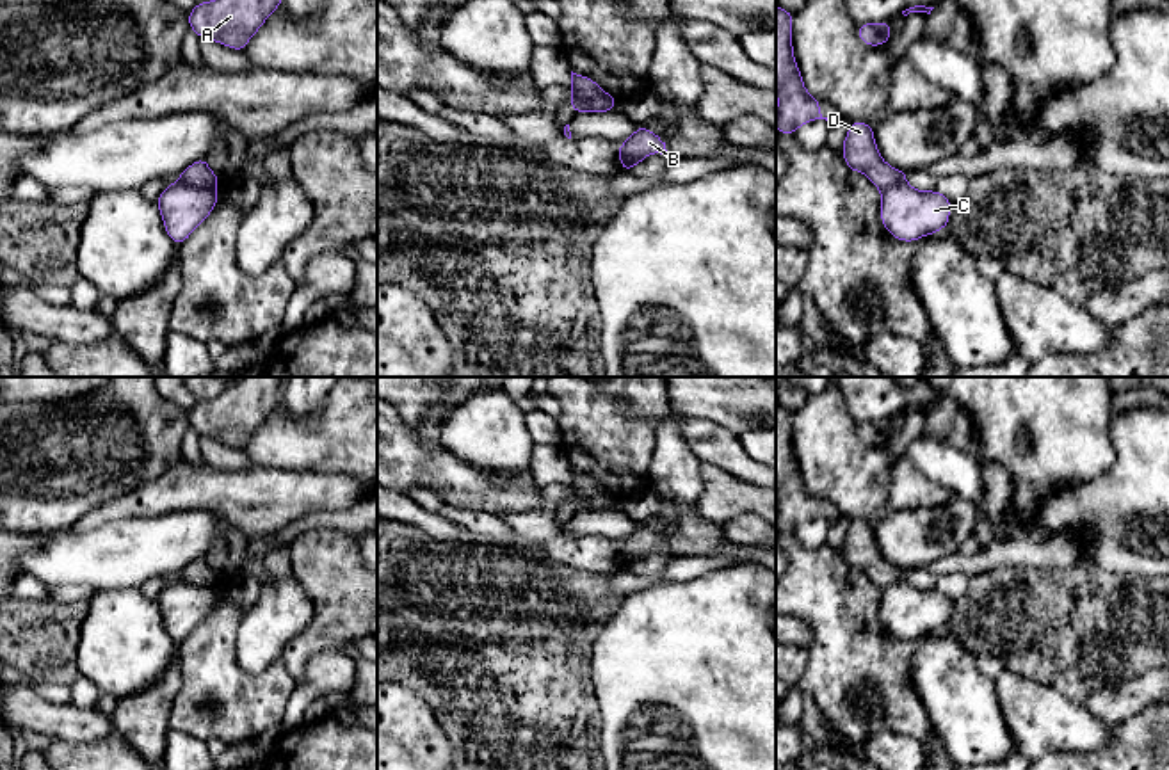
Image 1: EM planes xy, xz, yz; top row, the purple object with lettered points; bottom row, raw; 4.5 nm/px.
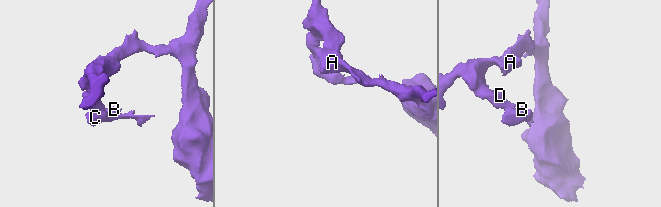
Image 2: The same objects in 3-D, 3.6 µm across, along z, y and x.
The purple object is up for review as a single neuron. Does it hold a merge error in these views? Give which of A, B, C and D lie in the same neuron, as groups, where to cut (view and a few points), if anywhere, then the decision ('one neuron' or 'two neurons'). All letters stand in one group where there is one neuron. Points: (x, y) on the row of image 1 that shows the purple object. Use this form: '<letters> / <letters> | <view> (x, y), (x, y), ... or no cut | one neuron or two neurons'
A D / B C | xy (178, 180), (214, 189) | two neurons

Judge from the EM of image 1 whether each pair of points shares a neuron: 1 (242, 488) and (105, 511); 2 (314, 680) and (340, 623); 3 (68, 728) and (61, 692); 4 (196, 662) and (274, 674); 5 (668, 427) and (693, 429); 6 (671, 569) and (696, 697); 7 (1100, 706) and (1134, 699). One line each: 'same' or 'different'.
1: same
2: different
3: different
4: same
5: different
6: different
7: same

